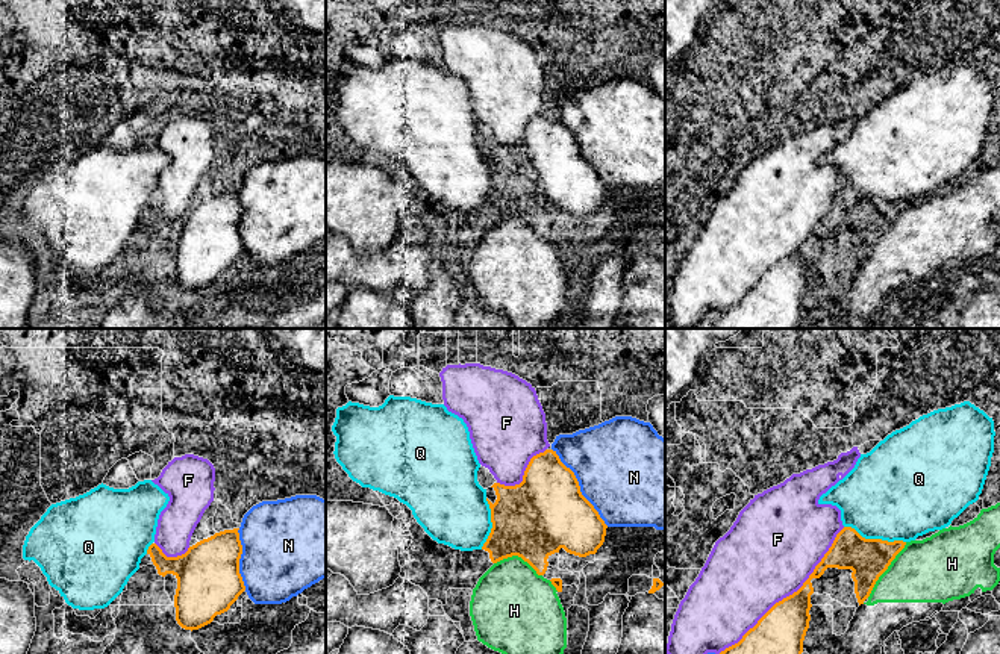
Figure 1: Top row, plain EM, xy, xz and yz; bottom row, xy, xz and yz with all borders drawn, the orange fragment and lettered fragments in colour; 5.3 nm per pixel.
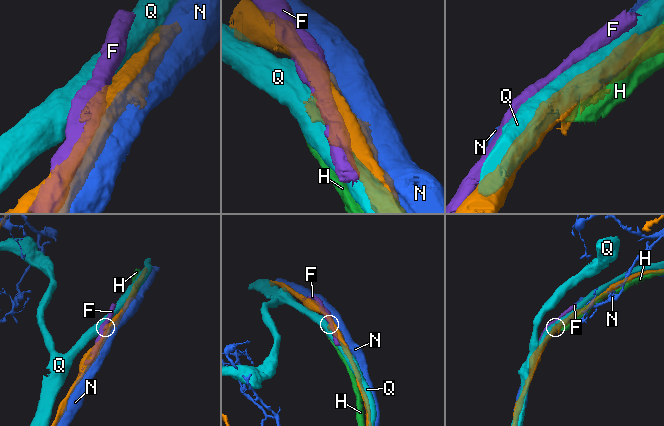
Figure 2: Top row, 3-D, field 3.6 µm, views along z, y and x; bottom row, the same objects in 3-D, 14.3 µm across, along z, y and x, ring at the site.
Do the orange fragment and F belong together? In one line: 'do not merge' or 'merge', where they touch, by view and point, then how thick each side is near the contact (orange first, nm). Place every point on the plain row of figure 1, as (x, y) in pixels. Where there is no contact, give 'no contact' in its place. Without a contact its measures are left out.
do not merge; contact yz (790, 256); calibres 280 and 480 nm

